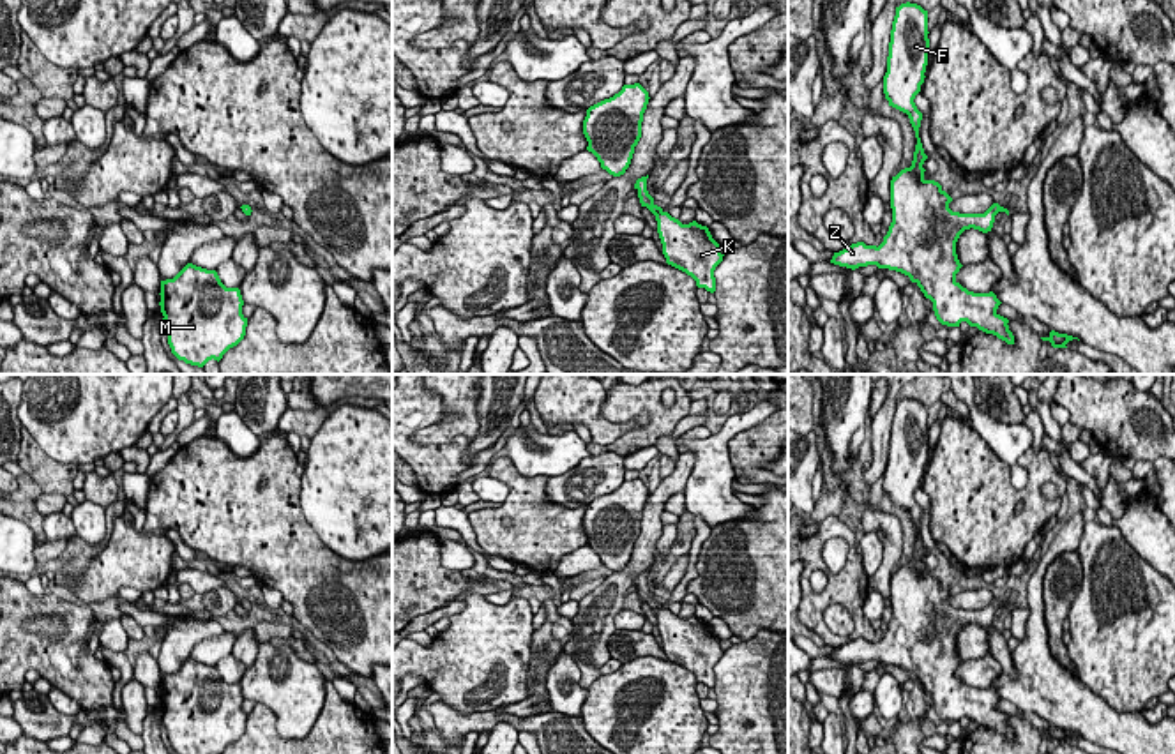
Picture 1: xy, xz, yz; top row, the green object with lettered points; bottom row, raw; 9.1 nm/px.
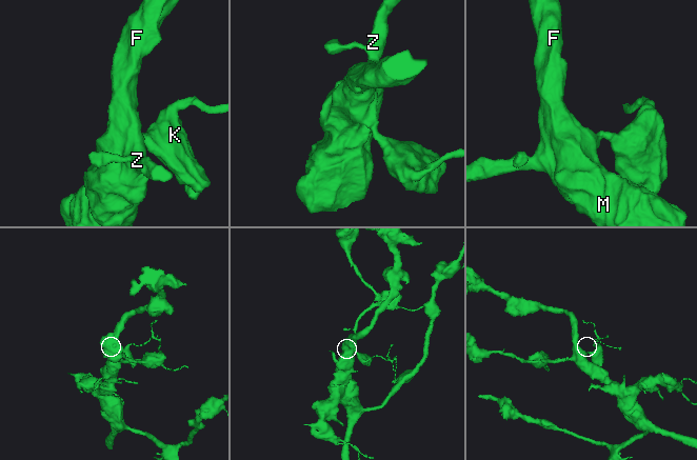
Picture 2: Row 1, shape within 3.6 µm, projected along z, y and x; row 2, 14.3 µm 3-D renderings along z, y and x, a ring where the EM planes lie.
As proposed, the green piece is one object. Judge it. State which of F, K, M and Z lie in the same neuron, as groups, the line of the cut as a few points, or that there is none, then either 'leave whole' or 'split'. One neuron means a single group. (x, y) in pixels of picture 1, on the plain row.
F K M Z; no cut; leave whole

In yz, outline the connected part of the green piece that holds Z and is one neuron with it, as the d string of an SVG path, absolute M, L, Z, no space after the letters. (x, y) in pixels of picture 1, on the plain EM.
M901 399L896 403L896 411L891 426L889 452L887 452L887 468L883 471L883 489L889 496L889 501L908 510L910 519L915 526L917 540L913 547L913 556L910 563L901 565L891 576L891 604L892 618L889 622L883 637L876 641L866 641L857 637L846 645L834 648L830 659L859 664L868 660L876 660L878 664L889 664L901 667L915 678L926 694L933 697L933 706L936 715L947 722L959 722L961 717L967 717L970 722L977 722L986 729L993 729L1007 740L1014 740L1014 731L1009 726L1009 715L997 708L1002 699L993 687L989 689L974 689L963 683L956 676L956 669L963 662L956 650L956 637L965 625L979 625L982 629L991 627L995 611L998 607L1009 606L993 599L984 609L959 609L949 604L952 593L942 584L935 576L924 574L924 549L919 523L922 509L917 505L913 494L921 487L924 479L924 468L928 461L929 434L928 434L928 406L917 399Z

